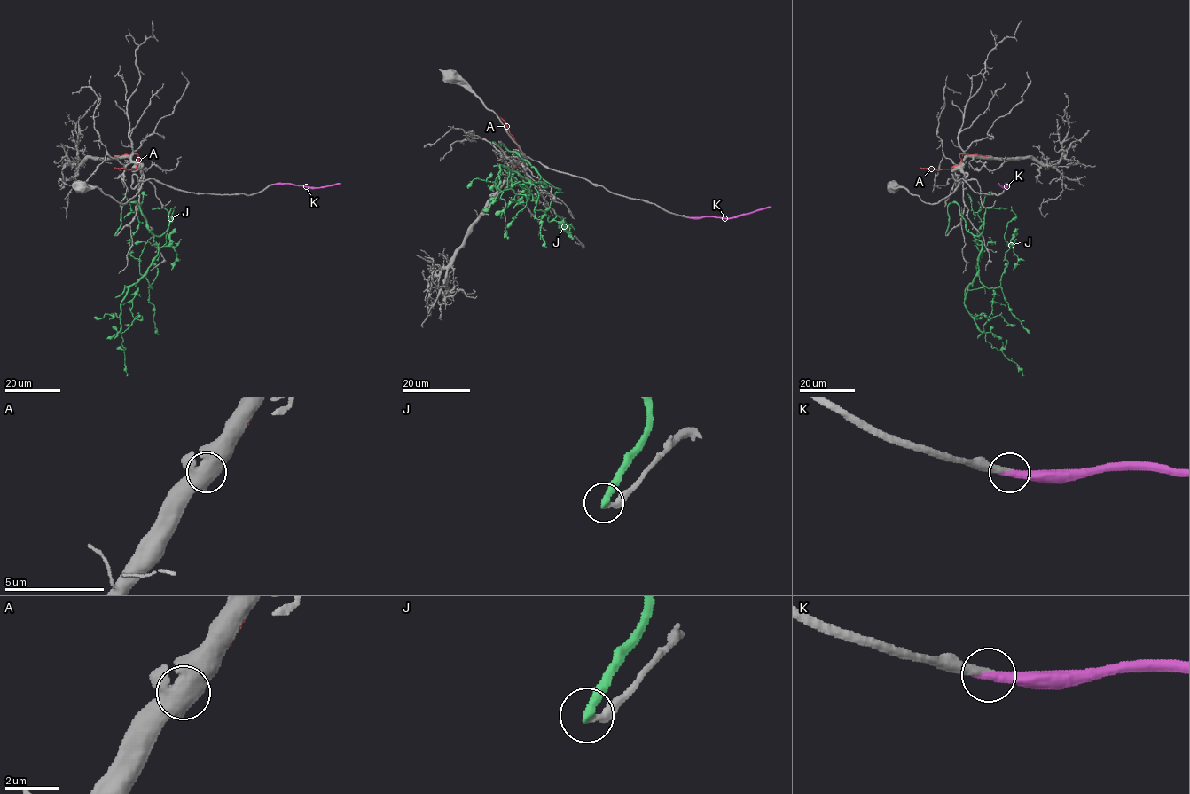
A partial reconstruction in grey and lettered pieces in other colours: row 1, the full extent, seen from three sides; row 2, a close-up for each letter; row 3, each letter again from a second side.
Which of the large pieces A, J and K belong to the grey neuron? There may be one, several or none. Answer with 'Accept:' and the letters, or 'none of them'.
Accept: K

